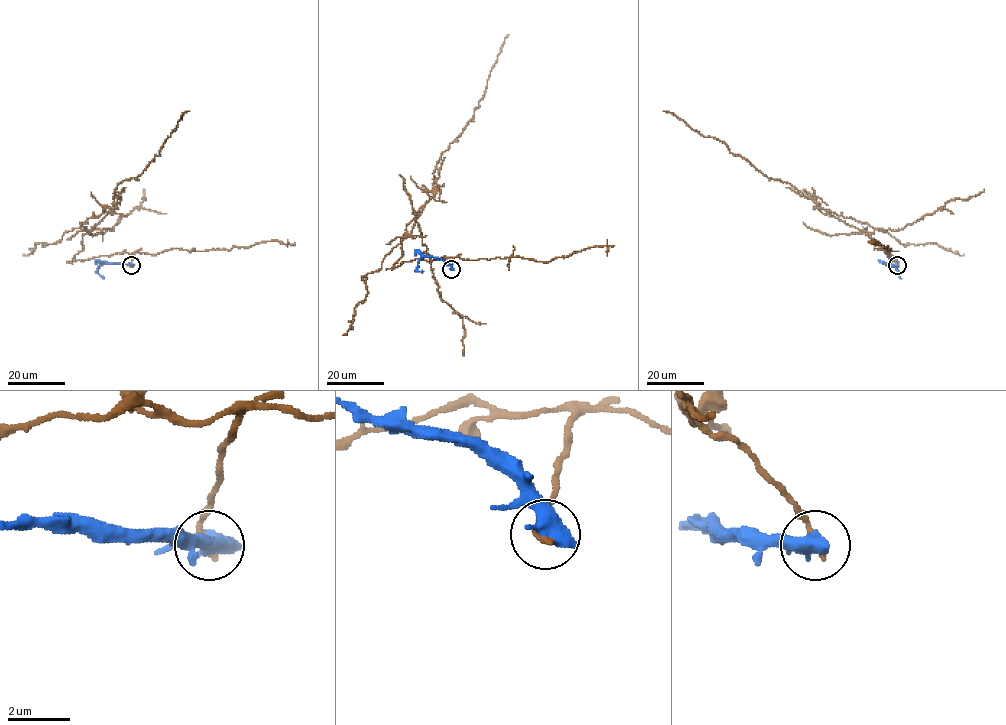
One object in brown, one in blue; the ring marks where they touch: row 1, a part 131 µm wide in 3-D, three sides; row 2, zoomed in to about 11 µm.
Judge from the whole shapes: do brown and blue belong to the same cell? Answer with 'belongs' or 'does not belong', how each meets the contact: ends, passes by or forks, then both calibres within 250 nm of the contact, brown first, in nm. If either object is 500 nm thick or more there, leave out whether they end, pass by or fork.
does not belong; 300 nm thick on the brown side, 700 nm on the other

